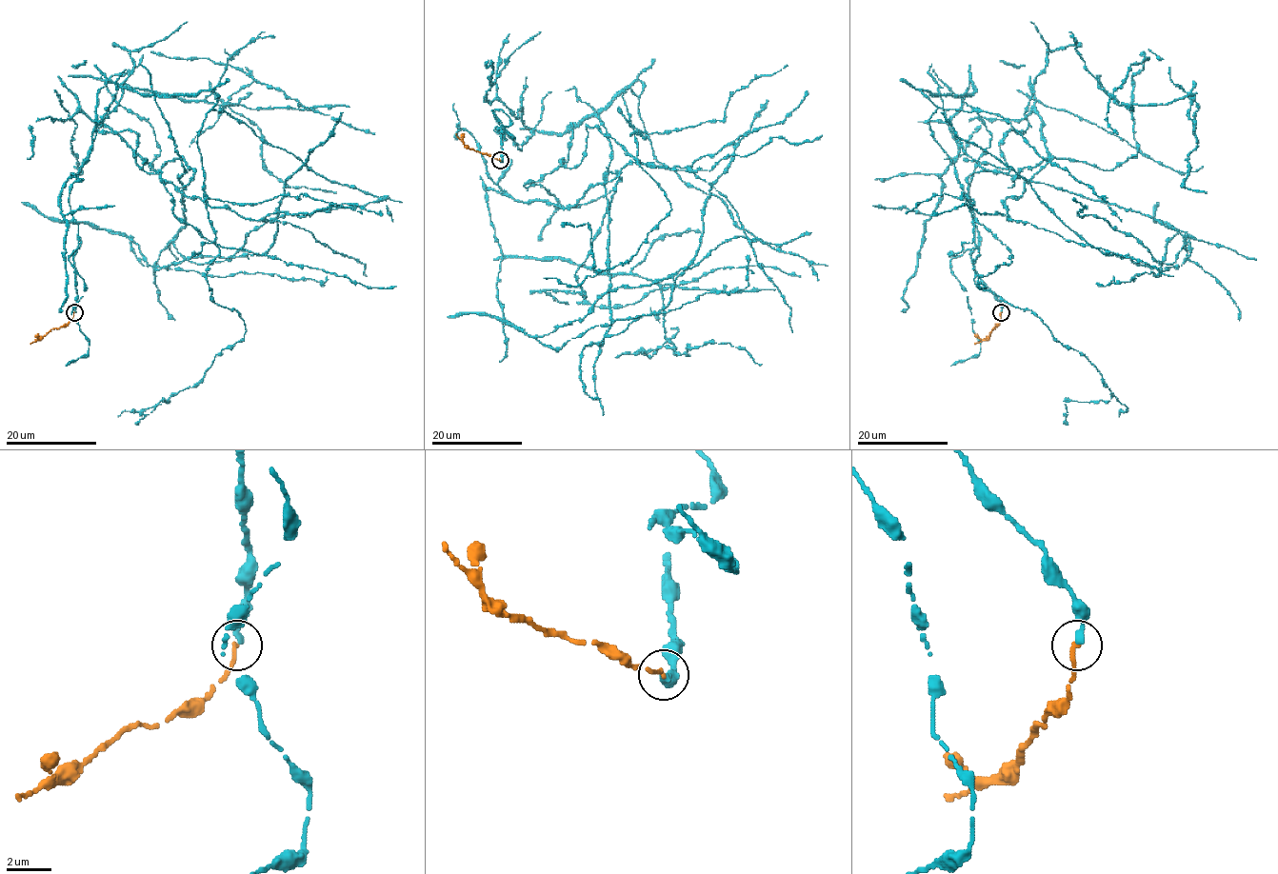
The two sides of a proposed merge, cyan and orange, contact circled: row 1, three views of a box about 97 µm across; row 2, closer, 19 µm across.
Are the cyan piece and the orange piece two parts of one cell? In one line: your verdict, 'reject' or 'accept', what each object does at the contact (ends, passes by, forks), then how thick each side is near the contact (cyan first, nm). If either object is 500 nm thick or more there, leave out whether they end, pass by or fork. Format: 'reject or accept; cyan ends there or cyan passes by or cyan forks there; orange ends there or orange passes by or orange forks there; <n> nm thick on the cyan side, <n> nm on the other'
accept; cyan ends there; orange ends there; 280 nm thick on the cyan side, 200 nm on the other

